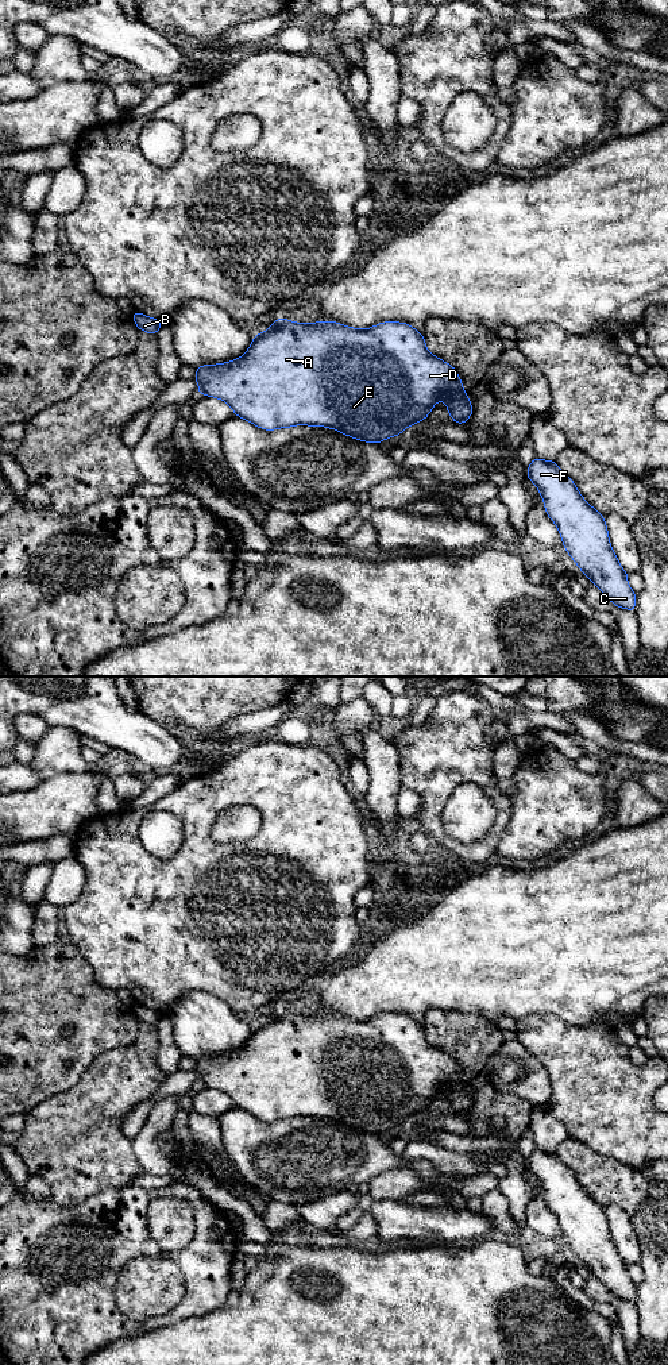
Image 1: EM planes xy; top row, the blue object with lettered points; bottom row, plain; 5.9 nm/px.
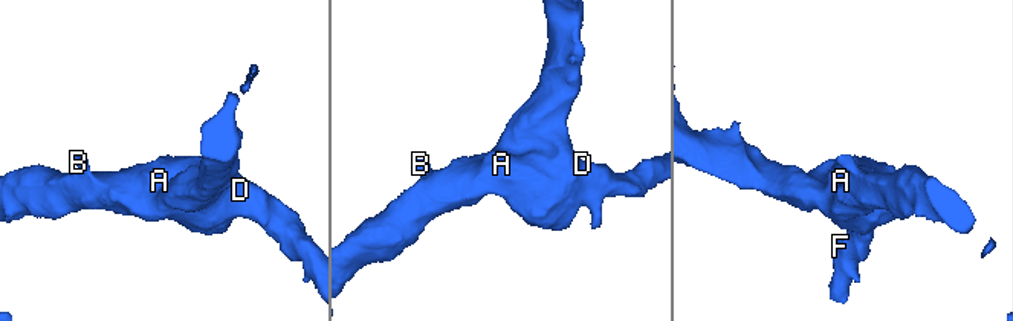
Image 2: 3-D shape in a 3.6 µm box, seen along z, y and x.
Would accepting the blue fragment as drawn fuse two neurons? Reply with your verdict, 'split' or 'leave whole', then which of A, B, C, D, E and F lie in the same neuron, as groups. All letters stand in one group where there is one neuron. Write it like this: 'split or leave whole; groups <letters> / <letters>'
leave whole; groups A B C D E F

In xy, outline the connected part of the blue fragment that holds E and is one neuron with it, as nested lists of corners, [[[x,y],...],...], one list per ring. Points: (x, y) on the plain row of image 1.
[[[281,1007],[267,1022],[254,1027],[244,1046],[227,1054],[202,1056],[196,1060],[194,1071],[198,1087],[225,1092],[235,1107],[265,1122],[294,1117],[327,1118],[367,1134],[398,1129],[405,1119],[424,1113],[441,1090],[459,1117],[474,1103],[456,1060],[428,1042],[421,1023],[398,1013],[358,1021],[336,1013],[294,1014]]]

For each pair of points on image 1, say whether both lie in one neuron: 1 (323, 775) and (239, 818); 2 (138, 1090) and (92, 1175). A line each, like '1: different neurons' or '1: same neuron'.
1: different neurons
2: same neuron

